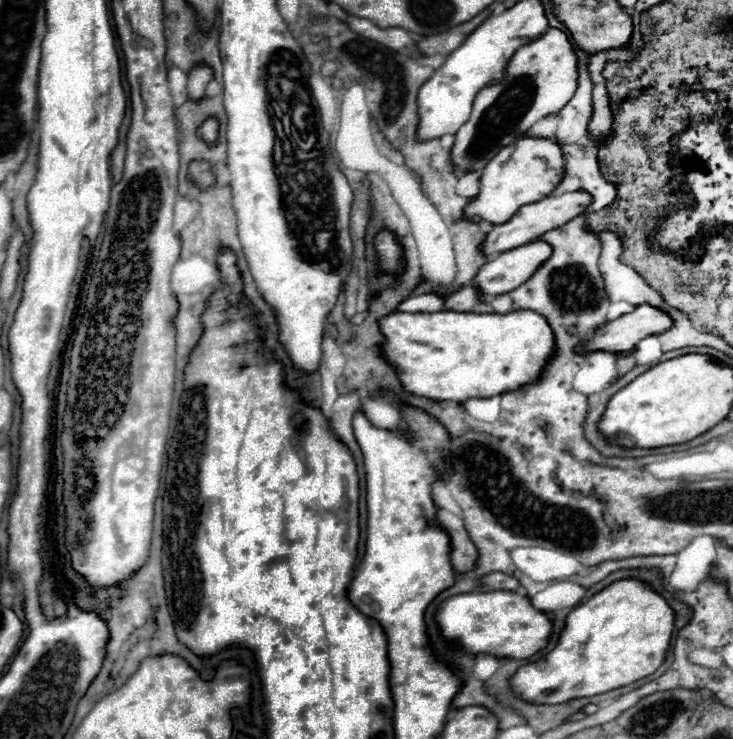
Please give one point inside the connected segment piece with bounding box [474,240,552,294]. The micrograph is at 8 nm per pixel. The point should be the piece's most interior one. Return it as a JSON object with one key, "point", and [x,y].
{"point":[501,274]}

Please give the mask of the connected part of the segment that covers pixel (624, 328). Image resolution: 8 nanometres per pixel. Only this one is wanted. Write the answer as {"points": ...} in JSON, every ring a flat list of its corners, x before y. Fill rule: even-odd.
{"points":[[642,304,636,306,634,312,624,314,598,328,594,338,582,344,578,350,610,350,618,354,630,352,642,338,662,334,670,330,672,324,674,322,664,310,654,308,650,304]]}

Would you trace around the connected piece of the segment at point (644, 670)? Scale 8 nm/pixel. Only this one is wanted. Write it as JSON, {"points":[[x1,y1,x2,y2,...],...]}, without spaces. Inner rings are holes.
{"points":[[624,578,602,592,594,594,588,602,578,604,566,618,566,628,560,634,556,648,540,662,522,666,514,678,512,688,524,700,534,704,562,704,572,698,596,696,626,684,632,684,640,678,654,674,666,660,670,640,674,632,674,610,668,606,666,598,658,594,650,584,638,578]]}

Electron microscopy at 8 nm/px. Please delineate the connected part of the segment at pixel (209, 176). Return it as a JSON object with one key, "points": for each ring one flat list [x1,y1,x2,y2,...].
{"points":[[192,162,188,168,188,178,194,180,198,186,210,186,214,182,214,174,210,172,206,162]]}

